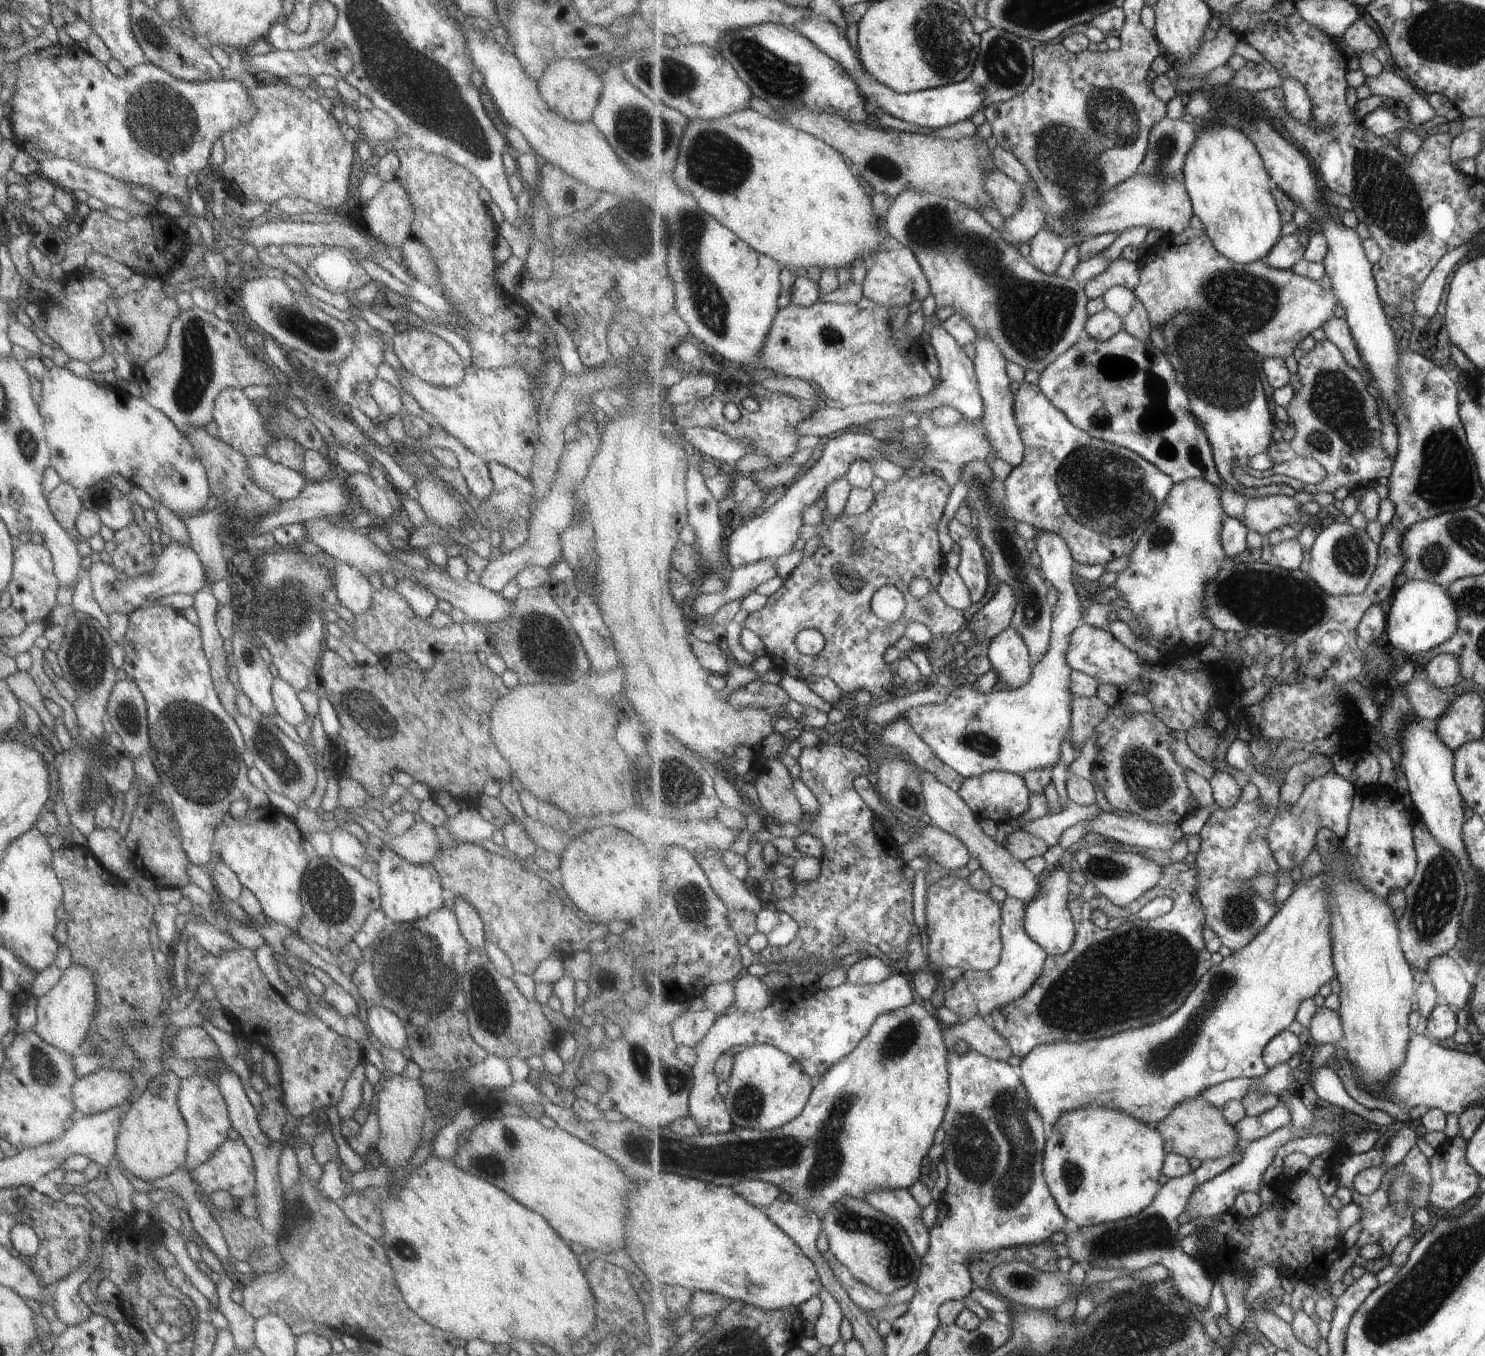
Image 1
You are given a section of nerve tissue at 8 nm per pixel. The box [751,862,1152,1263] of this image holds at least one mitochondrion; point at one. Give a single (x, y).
(997, 1149)

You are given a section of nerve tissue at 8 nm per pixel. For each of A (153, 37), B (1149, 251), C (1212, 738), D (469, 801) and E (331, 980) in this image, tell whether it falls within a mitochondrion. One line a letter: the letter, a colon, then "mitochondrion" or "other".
A: mitochondrion
B: other
C: other
D: other
E: other

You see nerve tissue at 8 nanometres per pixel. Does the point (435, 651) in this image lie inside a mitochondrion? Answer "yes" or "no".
no

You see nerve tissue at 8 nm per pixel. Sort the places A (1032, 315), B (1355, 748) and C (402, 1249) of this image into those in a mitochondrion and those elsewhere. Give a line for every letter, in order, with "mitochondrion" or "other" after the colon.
A: mitochondrion
B: other
C: mitochondrion

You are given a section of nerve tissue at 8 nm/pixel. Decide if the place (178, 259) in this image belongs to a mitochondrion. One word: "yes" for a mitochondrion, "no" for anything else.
no

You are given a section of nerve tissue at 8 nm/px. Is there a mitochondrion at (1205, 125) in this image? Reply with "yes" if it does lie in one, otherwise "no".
no

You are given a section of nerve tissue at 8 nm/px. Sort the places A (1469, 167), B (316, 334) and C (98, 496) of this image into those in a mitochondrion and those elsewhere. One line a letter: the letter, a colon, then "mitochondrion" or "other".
A: other
B: mitochondrion
C: mitochondrion

